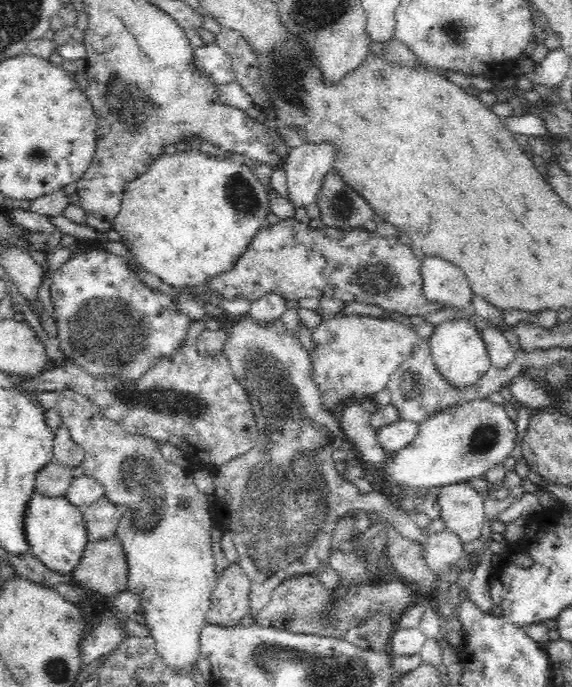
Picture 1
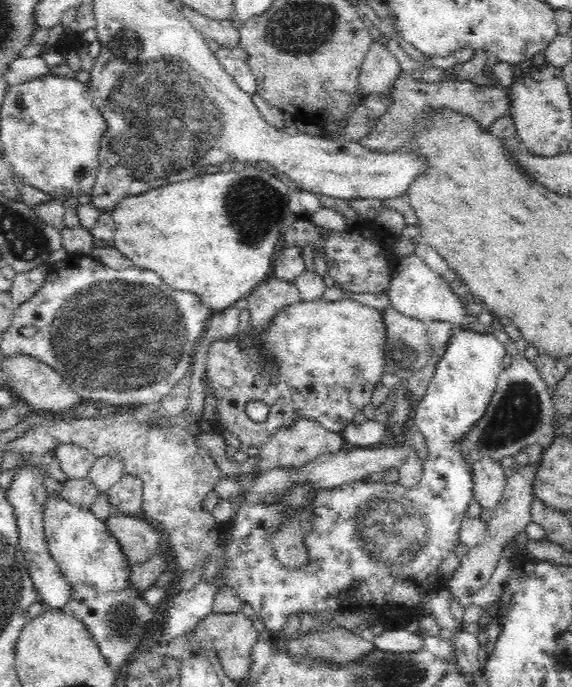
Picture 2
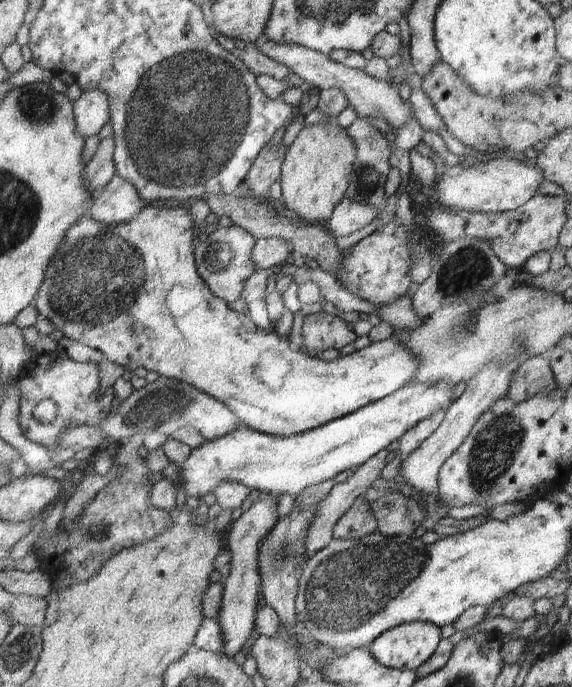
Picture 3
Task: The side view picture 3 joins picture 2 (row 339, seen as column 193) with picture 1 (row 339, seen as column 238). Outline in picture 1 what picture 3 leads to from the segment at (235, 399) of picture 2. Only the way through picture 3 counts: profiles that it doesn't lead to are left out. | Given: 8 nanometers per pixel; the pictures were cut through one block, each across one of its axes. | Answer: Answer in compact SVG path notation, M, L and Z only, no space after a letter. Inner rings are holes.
M364 314L326 317L314 328L309 356L321 407L330 413L336 404L351 404L355 399L376 396L386 389L392 373L411 355L417 338L412 328L387 318Z

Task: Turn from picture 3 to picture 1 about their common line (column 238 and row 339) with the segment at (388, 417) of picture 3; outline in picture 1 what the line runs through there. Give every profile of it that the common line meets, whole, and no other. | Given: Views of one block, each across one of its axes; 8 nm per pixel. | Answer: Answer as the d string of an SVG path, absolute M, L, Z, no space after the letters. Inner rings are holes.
M453 320L440 323L428 332L436 368L450 387L466 391L476 387L484 374L490 370L491 360L486 343L481 338L479 324L473 320Z

